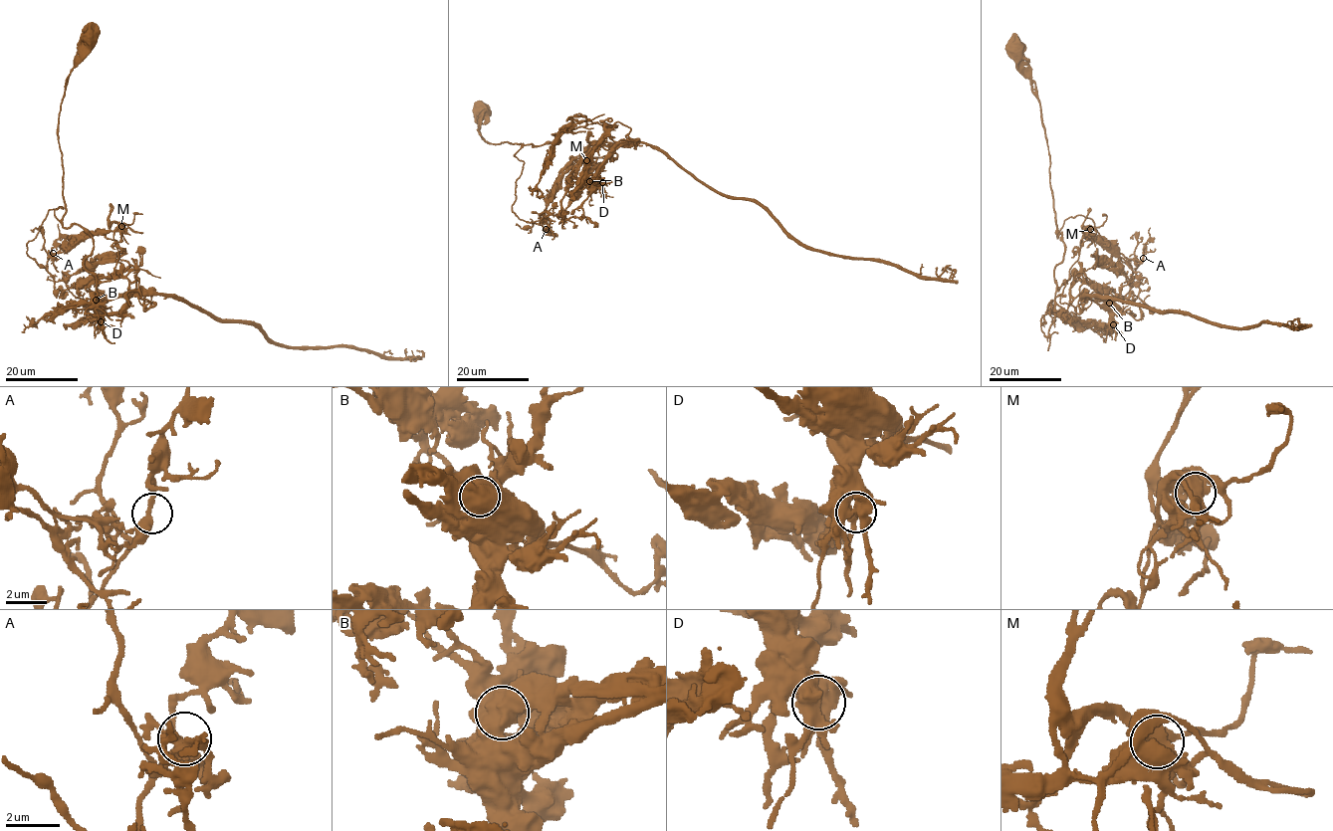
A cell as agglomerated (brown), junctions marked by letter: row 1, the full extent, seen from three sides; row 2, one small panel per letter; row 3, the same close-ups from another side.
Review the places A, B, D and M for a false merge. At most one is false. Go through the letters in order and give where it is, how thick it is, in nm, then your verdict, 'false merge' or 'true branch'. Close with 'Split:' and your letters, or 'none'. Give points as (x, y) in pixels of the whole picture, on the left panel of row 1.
A: at (53, 253); 340 nm thick; true branch
B: at (96, 300); 1250 nm thick; false merge
D: at (101, 321); 600 nm thick; true branch
M: at (121, 226); 460 nm thick; true branch
Split: B

